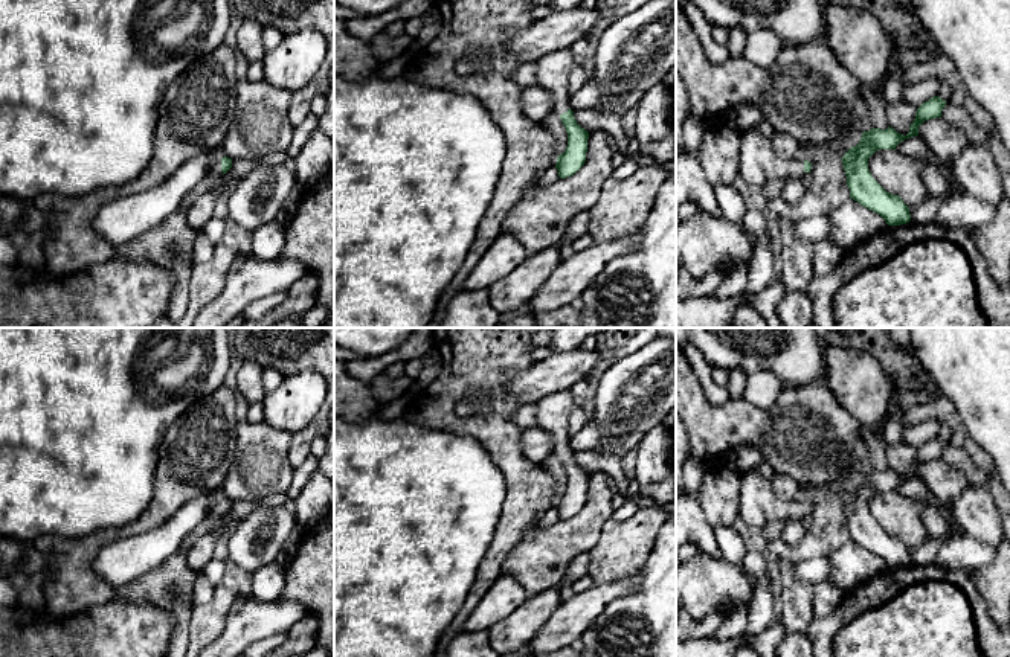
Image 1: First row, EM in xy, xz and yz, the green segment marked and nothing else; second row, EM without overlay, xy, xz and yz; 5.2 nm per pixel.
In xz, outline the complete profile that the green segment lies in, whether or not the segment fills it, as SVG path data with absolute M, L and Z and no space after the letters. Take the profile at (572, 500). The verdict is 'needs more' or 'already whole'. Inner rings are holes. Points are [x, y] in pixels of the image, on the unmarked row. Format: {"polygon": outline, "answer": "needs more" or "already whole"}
{"polygon": "M571 390L551 393L534 402L537 407L536 427L548 431L552 437L554 454L557 454L568 474L568 488L557 498L555 509L560 520L574 517L586 503L589 474L581 470L574 453L568 448L569 416L575 409Z", "answer": "needs more"}

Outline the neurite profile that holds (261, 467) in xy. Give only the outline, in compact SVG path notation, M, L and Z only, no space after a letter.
M238 422L235 460L223 482L224 497L229 500L261 500L272 494L285 492L293 480L293 466L288 462L291 433L261 422Z

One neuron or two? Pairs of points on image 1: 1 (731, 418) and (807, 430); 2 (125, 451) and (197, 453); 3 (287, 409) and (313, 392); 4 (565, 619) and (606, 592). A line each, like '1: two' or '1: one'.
1: one
2: two
3: one
4: one

